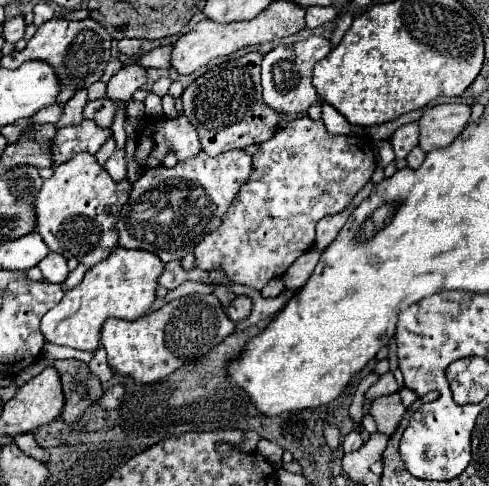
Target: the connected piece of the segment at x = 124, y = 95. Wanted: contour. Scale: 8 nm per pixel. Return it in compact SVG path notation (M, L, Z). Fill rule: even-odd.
M141 64L123 66L109 82L107 82L107 98L111 100L123 100L127 102L135 90L143 88L147 84L147 68Z

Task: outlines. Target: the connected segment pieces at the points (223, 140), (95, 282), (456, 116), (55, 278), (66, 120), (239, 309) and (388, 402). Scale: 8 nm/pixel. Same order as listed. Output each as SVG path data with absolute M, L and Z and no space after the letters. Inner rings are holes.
M249 52L237 60L221 62L191 82L181 94L183 116L197 130L203 152L215 156L227 150L263 144L279 130L283 114L267 106L261 96L261 60L263 56L259 52Z
M115 248L109 258L87 270L81 284L67 290L63 300L49 310L41 320L45 340L85 352L95 352L101 340L101 326L107 318L117 316L125 320L141 318L155 302L157 278L163 272L163 262L145 250Z
M461 102L437 104L429 108L419 120L419 148L423 148L423 152L447 148L463 132L469 122L469 116L471 106Z
M49 252L45 256L45 260L39 262L39 268L41 268L45 280L47 282L55 282L55 284L61 284L67 278L67 274L69 274L67 260L63 256L55 254L55 252Z
M79 90L67 104L65 104L65 112L61 116L61 120L57 122L59 128L65 126L77 126L83 122L83 108L87 104L87 90Z
M235 296L233 302L227 306L227 316L231 316L231 320L235 320L235 322L247 318L249 314L251 314L251 298L249 296Z
M387 394L387 396L379 396L377 400L373 400L371 404L371 414L377 422L379 432L391 436L391 432L395 432L395 428L399 426L403 414L405 414L405 406L401 404L399 394Z

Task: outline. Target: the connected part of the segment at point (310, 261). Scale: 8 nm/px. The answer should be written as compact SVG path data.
M309 248L303 256L299 256L299 260L291 264L291 268L287 268L287 272L281 278L285 282L285 290L301 288L311 276L313 268L317 266L317 260L319 260L319 252L315 248Z

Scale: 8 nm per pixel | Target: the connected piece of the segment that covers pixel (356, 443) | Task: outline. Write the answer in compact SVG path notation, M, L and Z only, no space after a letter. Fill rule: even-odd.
M357 430L349 432L349 434L343 438L343 442L341 442L341 446L343 446L343 452L345 452L345 454L351 454L351 452L359 450L359 448L361 448L361 444L363 444L363 440L361 440L361 434L359 434Z

